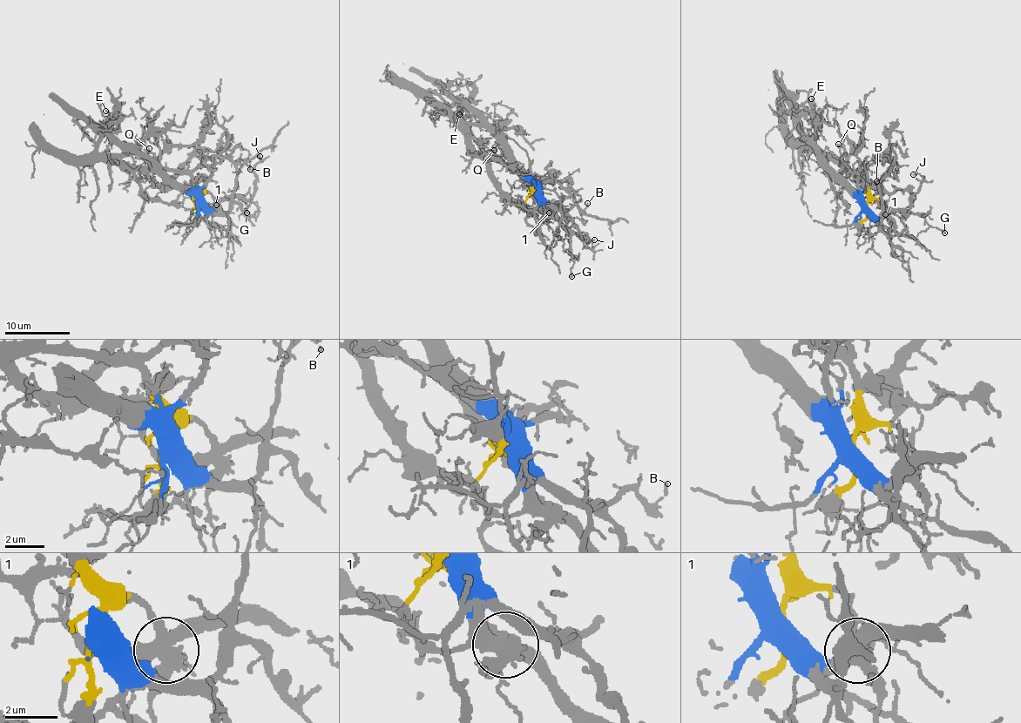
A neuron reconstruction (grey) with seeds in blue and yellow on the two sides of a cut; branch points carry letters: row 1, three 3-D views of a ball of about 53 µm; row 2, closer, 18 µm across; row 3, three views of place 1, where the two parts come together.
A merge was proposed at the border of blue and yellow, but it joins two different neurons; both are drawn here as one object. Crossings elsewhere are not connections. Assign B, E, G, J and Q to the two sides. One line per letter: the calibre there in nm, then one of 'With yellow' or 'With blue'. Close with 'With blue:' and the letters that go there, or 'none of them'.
B: Thickness 120 nm. With blue
E: Thickness 130 nm. With yellow
G: Thickness 140 nm. With blue
J: Thickness 120 nm. With blue
Q: Thickness 200 nm. With yellow
With blue: B, G, J

